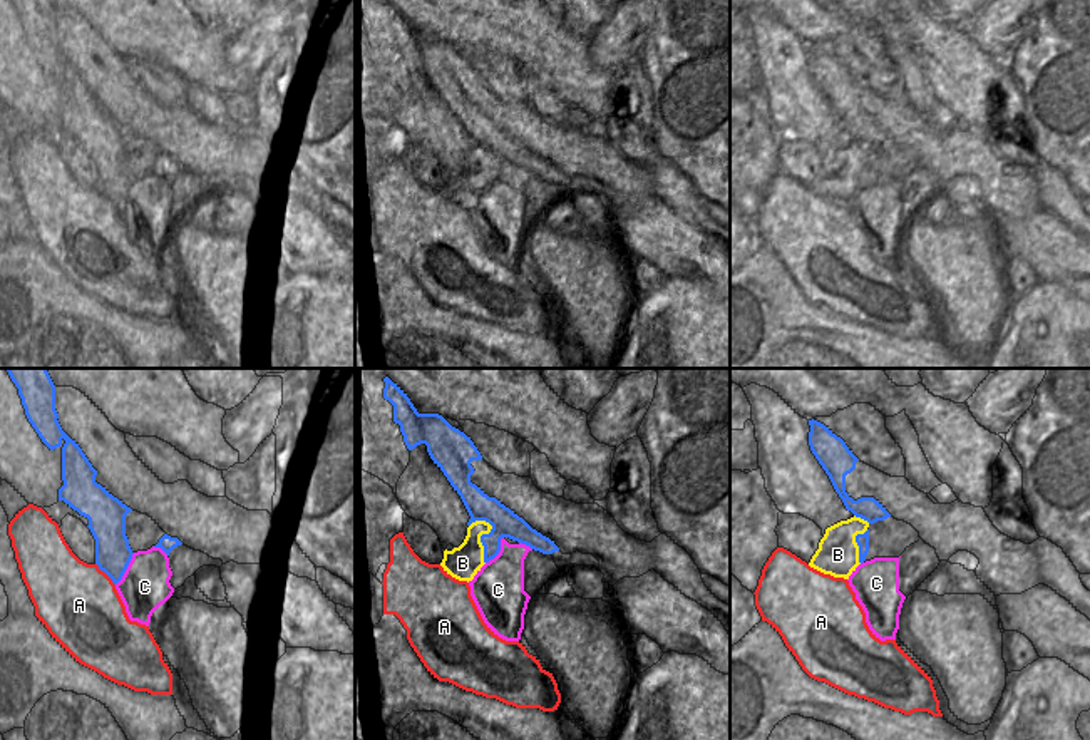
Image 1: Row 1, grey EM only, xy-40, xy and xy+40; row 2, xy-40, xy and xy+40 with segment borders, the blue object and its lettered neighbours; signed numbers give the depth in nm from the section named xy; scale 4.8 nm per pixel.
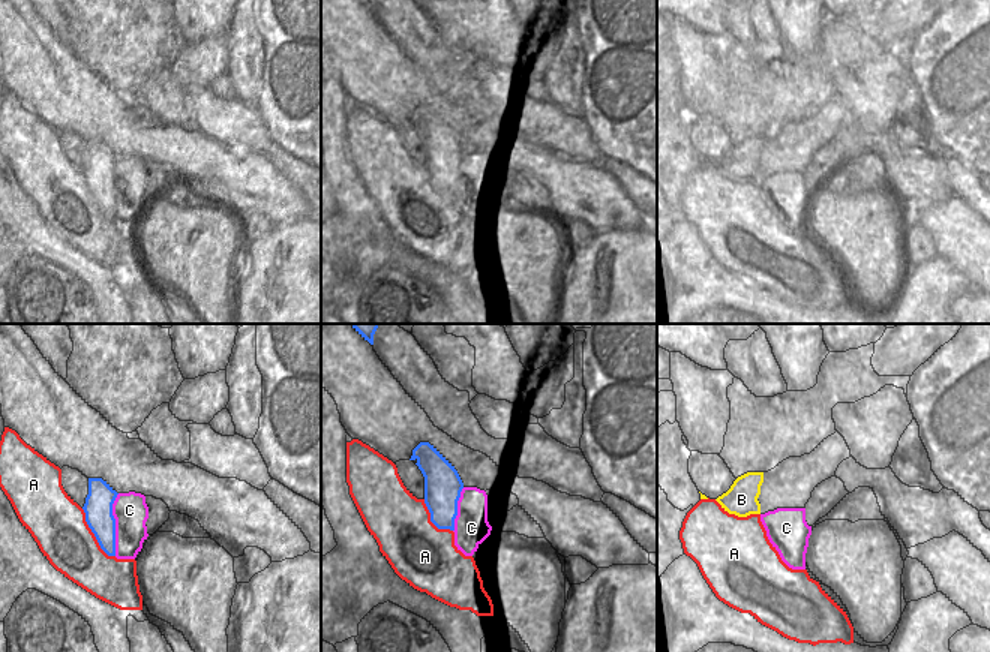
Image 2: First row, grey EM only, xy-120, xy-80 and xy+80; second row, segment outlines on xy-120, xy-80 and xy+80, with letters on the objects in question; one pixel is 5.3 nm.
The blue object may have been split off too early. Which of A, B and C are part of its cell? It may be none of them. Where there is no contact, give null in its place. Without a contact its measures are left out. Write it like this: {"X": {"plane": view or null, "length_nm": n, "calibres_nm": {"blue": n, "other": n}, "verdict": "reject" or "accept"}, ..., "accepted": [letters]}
{"A": {"plane": "xy-40", "length_nm": 140, "calibres_nm": {"blue": 180, "other": 380}, "verdict": "reject"}, "B": {"plane": "xy", "length_nm": 220, "calibres_nm": {"blue": 130, "other": 160}, "verdict": "reject"}, "C": {"plane": "xy-40", "length_nm": 180, "calibres_nm": {"blue": 180, "other": 240}, "verdict": "reject"}, "accepted": []}

